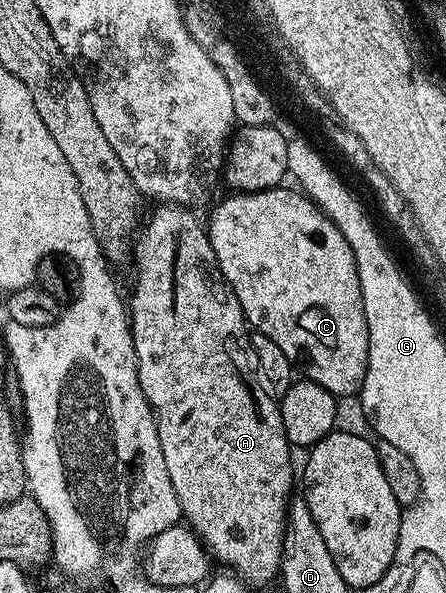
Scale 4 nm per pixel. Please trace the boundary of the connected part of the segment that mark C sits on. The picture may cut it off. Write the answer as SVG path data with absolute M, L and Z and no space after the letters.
M286 187L265 188L259 192L226 194L230 196L224 197L215 206L214 213L210 216L210 224L208 220L208 231L210 233L210 245L216 254L218 271L222 279L225 280L227 288L236 294L247 325L253 331L272 338L272 342L276 342L276 346L280 346L280 350L284 350L284 358L288 358L297 371L299 368L302 371L299 373L305 379L324 386L324 390L328 390L336 398L350 396L353 392L355 395L362 387L362 379L366 373L366 359L368 358L368 322L364 318L364 302L360 294L360 278L356 270L356 258L352 254L344 234L340 234L340 230L322 213L322 209L301 191L295 190L293 187L290 187L291 189Z

